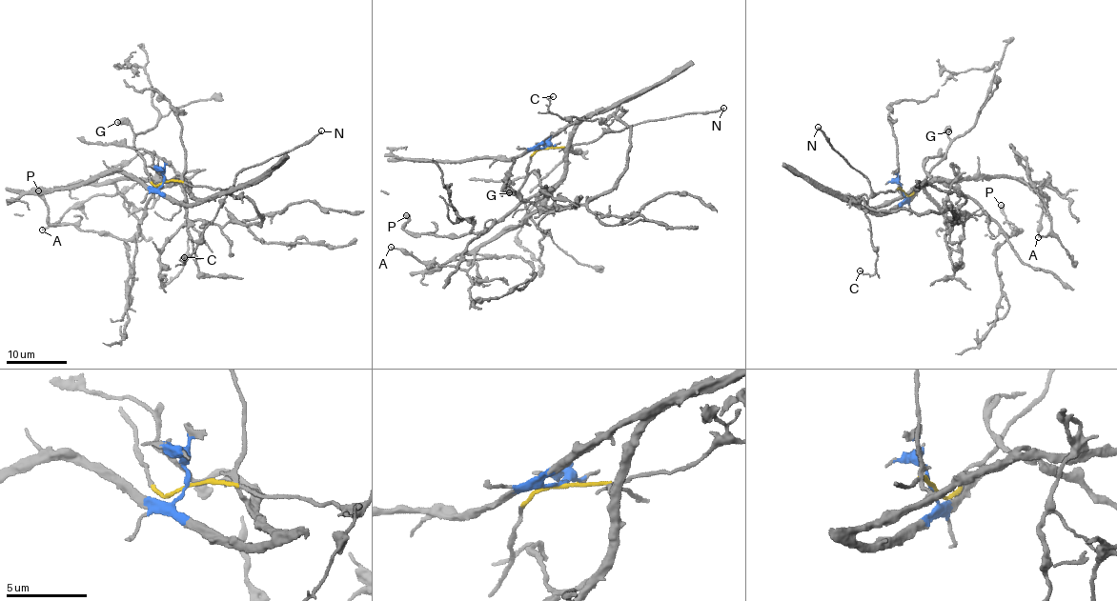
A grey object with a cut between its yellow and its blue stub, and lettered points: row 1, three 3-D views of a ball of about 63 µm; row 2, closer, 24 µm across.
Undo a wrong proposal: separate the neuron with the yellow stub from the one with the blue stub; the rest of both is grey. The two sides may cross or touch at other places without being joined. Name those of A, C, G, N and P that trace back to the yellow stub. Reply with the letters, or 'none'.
C, G, N

